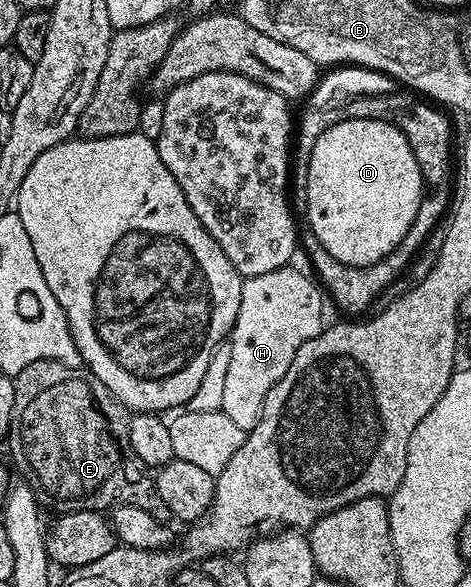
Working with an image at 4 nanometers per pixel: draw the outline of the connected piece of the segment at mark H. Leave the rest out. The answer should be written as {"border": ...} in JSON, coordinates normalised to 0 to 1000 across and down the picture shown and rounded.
{"border":[[[618,451],[520,474],[514,480],[510,528],[484,576],[493,603],[482,644],[476,646],[469,700],[499,724],[529,736],[556,712],[569,666],[611,632],[628,598],[684,564],[675,499],[645,472],[624,465]]]}

